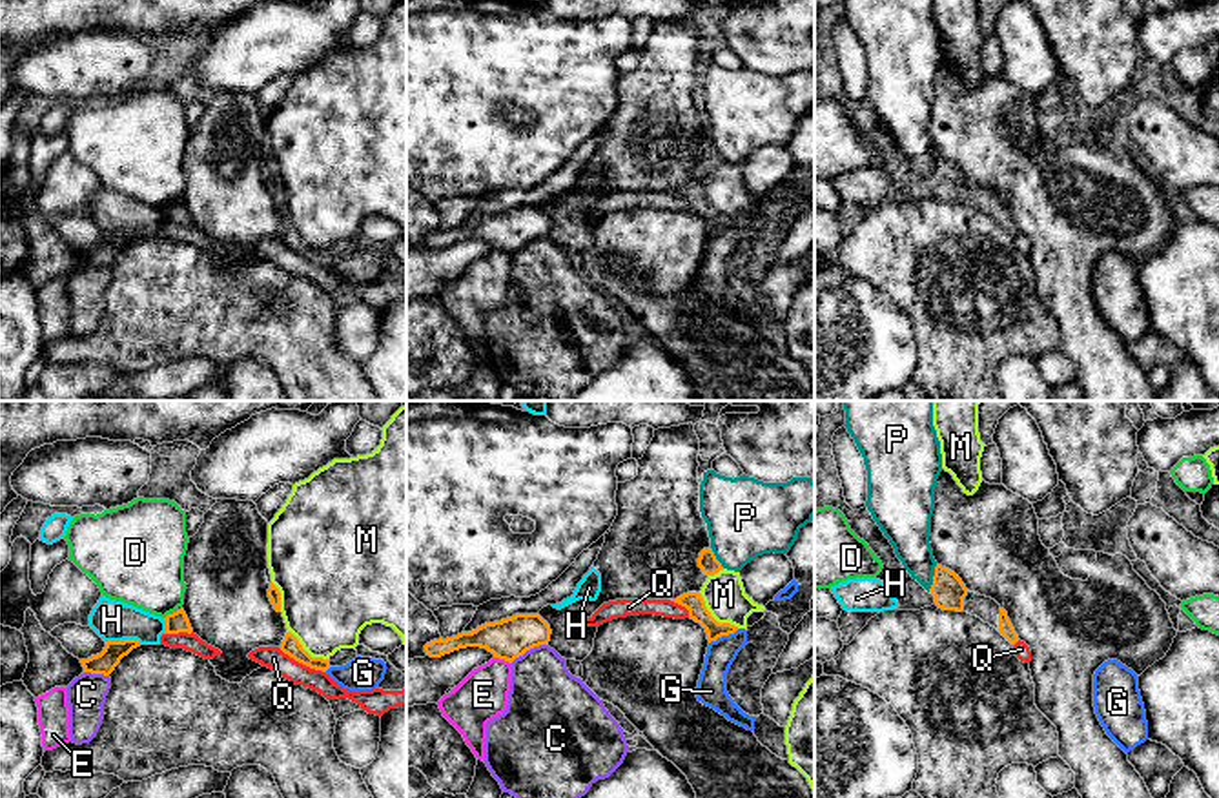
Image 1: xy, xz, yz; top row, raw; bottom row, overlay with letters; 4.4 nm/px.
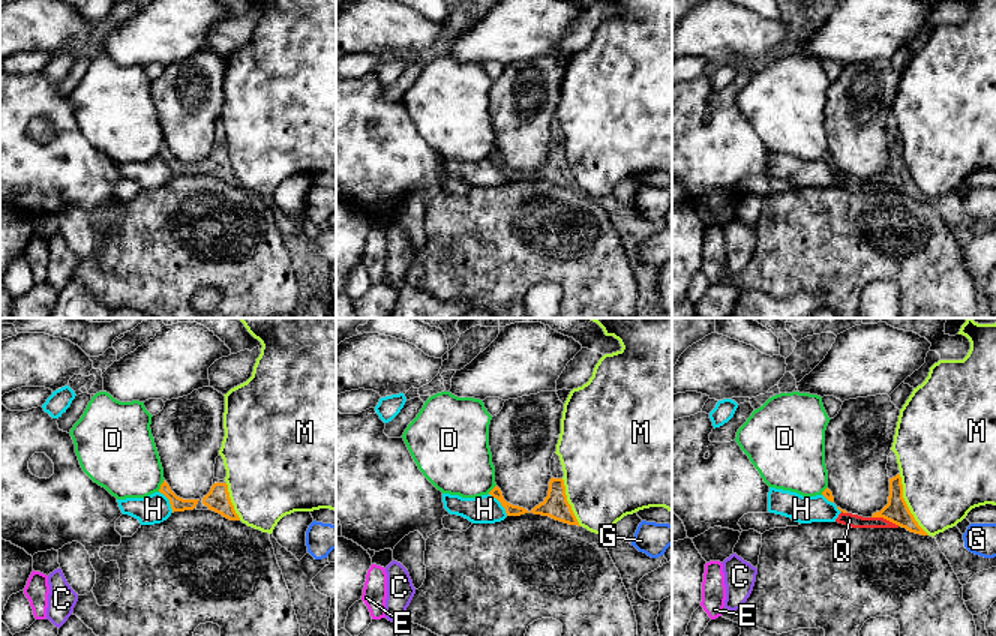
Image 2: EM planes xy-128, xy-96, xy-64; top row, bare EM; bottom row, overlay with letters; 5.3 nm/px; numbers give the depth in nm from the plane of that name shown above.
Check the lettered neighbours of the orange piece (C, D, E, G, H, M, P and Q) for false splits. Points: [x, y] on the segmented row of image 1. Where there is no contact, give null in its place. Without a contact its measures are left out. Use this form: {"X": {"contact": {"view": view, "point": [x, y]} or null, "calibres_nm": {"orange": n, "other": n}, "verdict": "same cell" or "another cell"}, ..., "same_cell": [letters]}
{"C": {"contact": {"view": "xz", "point": [529, 649]}, "calibres_nm": {"orange": 180, "other": 340}, "verdict": "another cell"}, "D": {"contact": {"view": "xy", "point": [166, 616]}, "calibres_nm": {"orange": 90, "other": 360}, "verdict": "another cell"}, "E": {"contact": {"view": "xz", "point": [501, 658]}, "calibres_nm": {"orange": 180, "other": 220}, "verdict": "another cell"}, "G": {"contact": {"view": "xz", "point": [724, 634]}, "calibres_nm": {"orange": 90, "other": 130}, "verdict": "another cell"}, "H": {"contact": {"view": "xy", "point": [124, 640]}, "calibres_nm": {"orange": 100, "other": 180}, "verdict": "another cell"}, "M": {"contact": {"view": "xz", "point": [713, 618]}, "calibres_nm": {"orange": 90, "other": 190}, "verdict": "another cell"}, "P": {"contact": {"view": "yz", "point": [933, 578]}, "calibres_nm": {"orange": 140, "other": 200}, "verdict": "another cell"}, "Q": {"contact": {"view": "xy", "point": [303, 664]}, "calibres_nm": {"orange": 90, "other": 100}, "verdict": "same cell"}, "same_cell": ["Q"]}

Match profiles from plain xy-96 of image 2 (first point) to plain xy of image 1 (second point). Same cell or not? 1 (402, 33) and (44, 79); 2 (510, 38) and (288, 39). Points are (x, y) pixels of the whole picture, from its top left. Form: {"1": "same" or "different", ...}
{"1": "same", "2": "same"}

